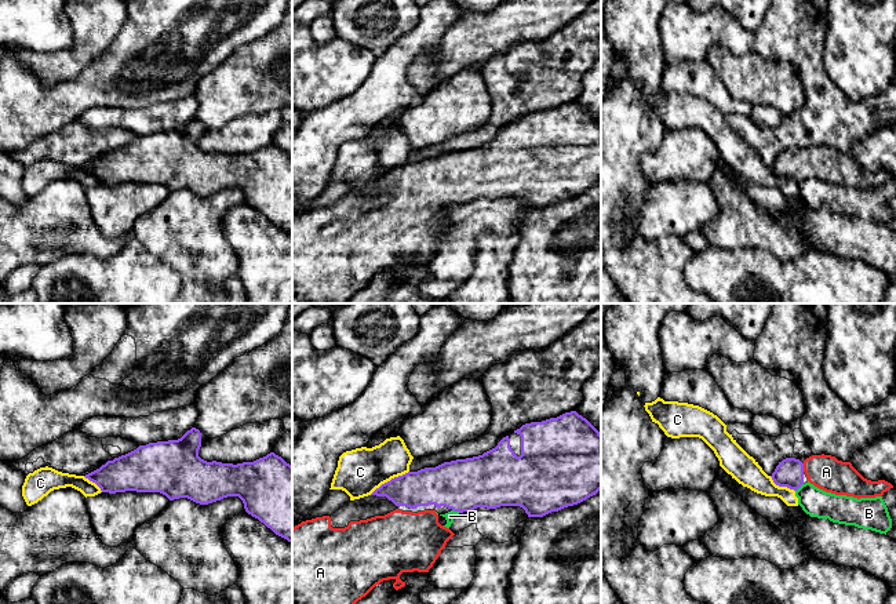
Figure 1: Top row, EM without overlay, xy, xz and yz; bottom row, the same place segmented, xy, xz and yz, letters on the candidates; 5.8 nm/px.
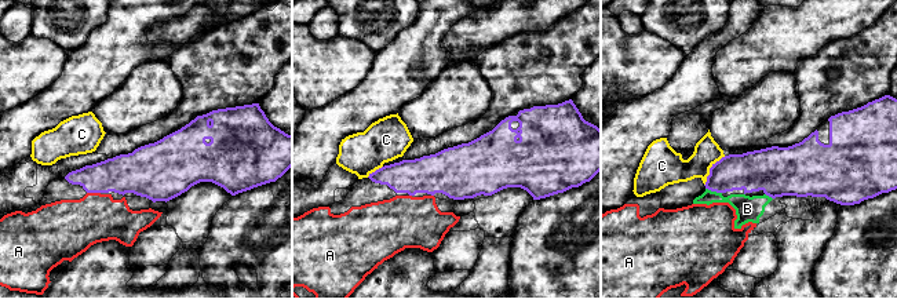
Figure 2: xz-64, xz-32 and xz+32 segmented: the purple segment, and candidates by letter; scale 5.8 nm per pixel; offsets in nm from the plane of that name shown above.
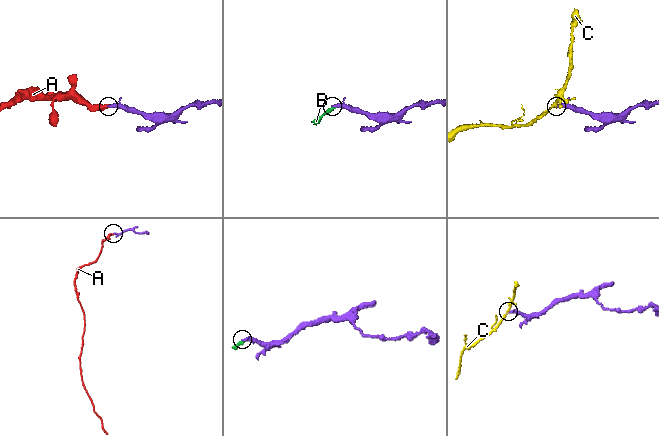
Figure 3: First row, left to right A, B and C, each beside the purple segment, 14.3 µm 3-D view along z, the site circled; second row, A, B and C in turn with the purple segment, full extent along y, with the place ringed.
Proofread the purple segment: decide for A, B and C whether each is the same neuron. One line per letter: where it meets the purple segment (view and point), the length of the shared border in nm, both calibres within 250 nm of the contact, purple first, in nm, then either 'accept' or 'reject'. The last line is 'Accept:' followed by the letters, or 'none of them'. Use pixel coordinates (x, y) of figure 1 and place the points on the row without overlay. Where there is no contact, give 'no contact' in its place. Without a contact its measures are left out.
A: contact yz (802, 159); length 50 nm; calibres 160 and 200 nm; accept
B: contact yz (800, 177); length 70 nm; calibres 160 and 160 nm; reject
C: contact xz (390, 171); length 280 nm; calibres 220 and 280 nm; reject
Accept: A

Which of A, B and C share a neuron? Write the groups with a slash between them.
A / B / C

